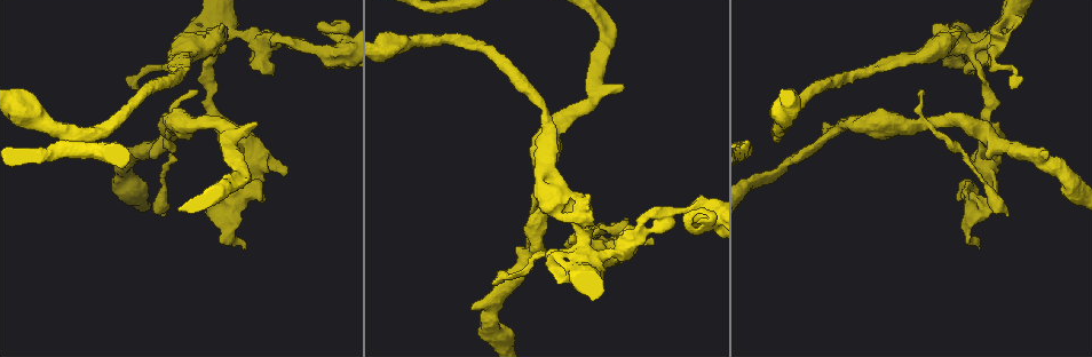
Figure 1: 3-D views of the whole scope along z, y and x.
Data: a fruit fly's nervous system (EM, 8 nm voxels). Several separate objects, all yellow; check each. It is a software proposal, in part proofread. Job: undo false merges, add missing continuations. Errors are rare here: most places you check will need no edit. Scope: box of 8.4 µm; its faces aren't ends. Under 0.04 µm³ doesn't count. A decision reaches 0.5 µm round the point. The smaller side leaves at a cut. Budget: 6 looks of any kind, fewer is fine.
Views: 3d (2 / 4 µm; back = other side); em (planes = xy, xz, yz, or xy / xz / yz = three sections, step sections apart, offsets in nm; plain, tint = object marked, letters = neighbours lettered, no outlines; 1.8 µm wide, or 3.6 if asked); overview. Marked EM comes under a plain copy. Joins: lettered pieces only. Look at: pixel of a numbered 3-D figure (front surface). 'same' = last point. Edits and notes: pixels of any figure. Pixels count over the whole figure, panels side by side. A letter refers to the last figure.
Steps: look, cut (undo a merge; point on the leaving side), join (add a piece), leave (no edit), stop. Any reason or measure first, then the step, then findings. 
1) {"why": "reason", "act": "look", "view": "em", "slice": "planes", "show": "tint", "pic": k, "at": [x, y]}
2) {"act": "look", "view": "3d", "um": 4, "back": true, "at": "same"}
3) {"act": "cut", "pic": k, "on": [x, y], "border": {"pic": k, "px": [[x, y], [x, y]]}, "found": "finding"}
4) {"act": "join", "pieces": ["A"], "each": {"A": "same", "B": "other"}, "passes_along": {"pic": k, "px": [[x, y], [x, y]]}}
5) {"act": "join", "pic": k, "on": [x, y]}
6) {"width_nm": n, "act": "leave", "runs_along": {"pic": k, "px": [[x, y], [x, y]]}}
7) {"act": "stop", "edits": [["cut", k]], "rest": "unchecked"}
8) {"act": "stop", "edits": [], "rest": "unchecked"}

{"why": "free end", "act": "look", "view": "3d", "um": 4, "pic": 1, "at": [163, 216]}

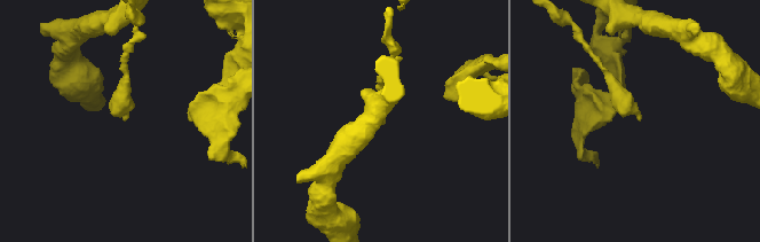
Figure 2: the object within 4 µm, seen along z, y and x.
{"why": "shape alone is not enough", "act": "look", "view": "em", "slice": "planes", "show": "tint", "pic": 2, "at": [640, 121]}

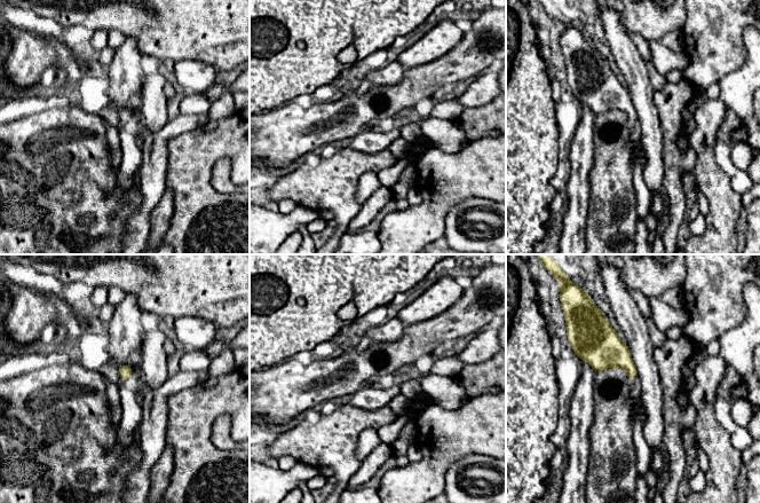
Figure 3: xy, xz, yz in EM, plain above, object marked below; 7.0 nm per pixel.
{"why": "see the neighbours", "act": "look", "view": "em", "slice": "planes", "show": "letters", "at": "same"}

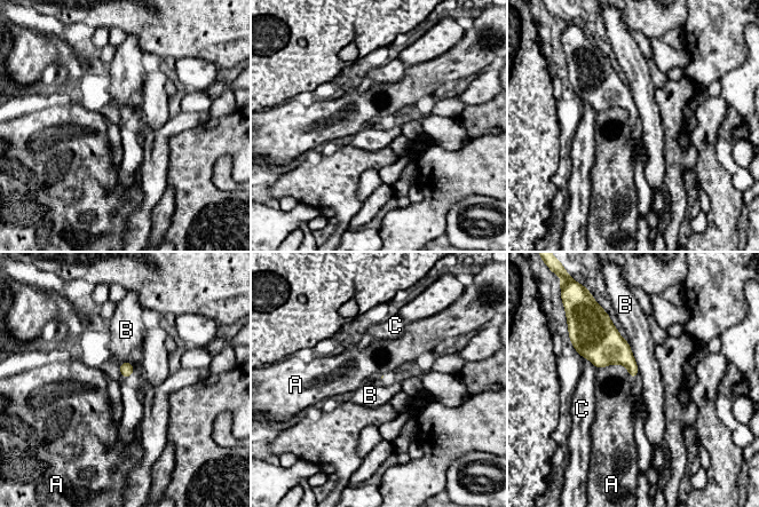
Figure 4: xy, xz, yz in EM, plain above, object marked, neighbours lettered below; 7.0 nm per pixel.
{"act": "leave", "each": {"A": "other", "B": "other", "C": "other"}, "border": {"pic": 4, "px": [[627, 340], [639, 374]]}, "found": "no lettered piece goes on from it"}

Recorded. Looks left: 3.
{"why": "sharp bend", "act": "look", "view": "3d", "um": 2, "pic": 1, "at": [256, 174]}

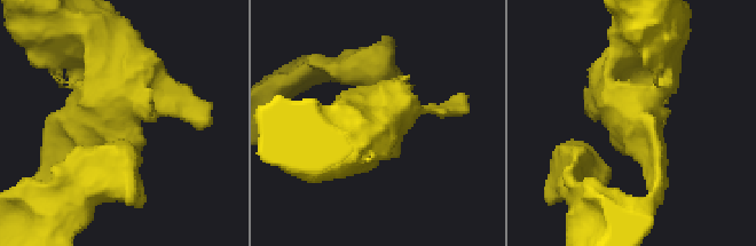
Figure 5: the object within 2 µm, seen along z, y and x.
{"why": "shape alone is not enough", "act": "look", "view": "em", "slice": "xz", "step": 8, "show": "letters", "pic": 5, "at": [123, 128]}

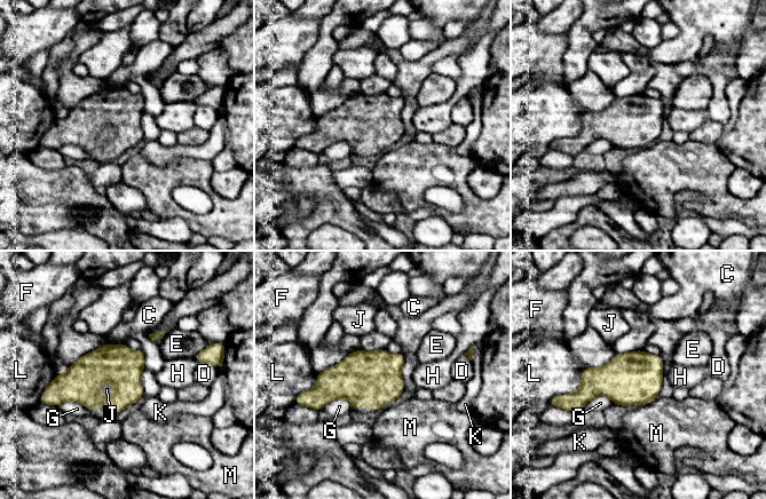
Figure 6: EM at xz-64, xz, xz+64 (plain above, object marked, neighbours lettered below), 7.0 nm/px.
{"why": "cut it another way", "act": "look", "view": "em", "slice": "planes", "show": "letters", "at": "same"}

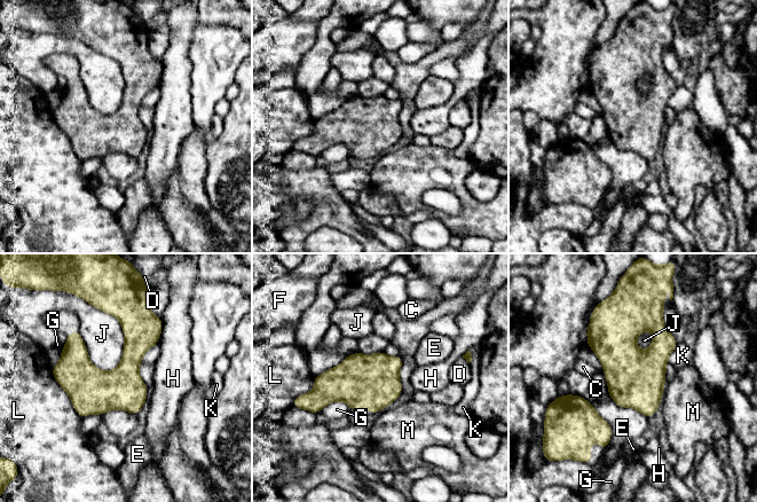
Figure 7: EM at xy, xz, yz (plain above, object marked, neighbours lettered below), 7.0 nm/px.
{"width_nm": 300, "longest_contact_nm": ["J", 460], "act": "leave", "each": {"C": "other", "D": "other", "E": "other", "F": "other", "G": "other", "H": "other", "J": "other", "K": "other", "L": "other", "M": "other"}, "found": "one cell here"}

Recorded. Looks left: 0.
{"act": "stop", "edits": [], "rest": "unchecked"}

